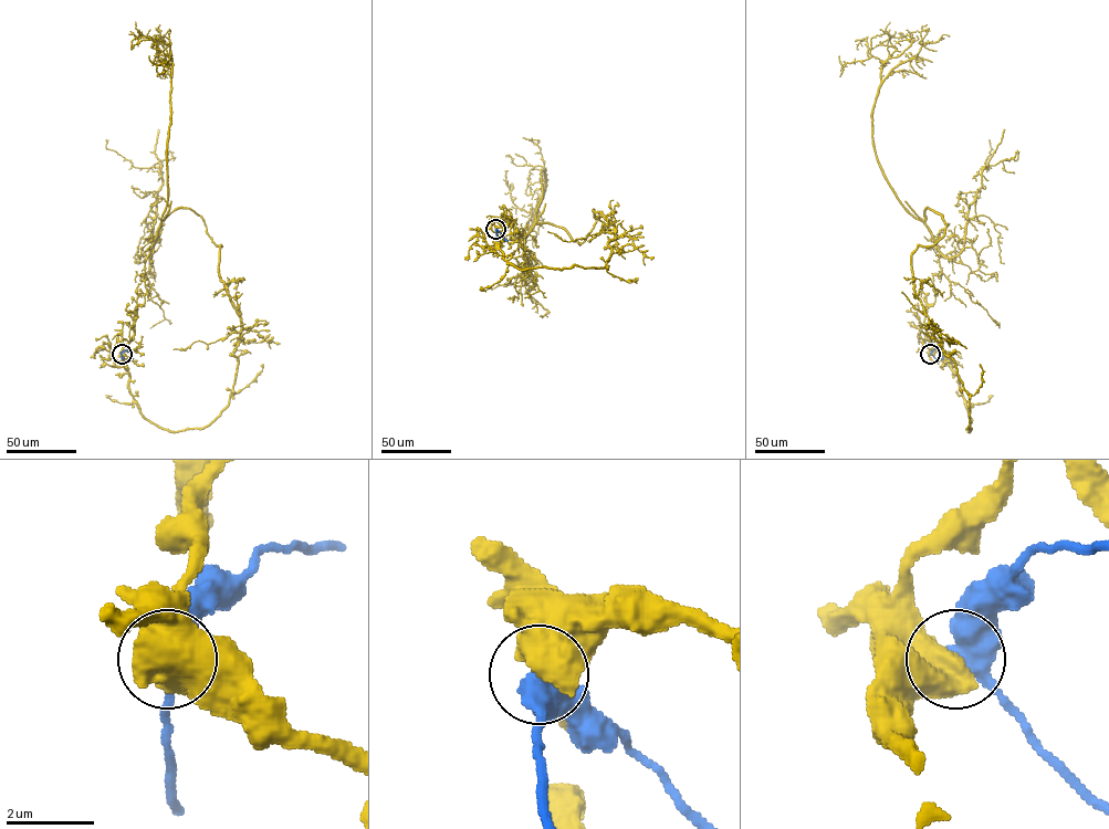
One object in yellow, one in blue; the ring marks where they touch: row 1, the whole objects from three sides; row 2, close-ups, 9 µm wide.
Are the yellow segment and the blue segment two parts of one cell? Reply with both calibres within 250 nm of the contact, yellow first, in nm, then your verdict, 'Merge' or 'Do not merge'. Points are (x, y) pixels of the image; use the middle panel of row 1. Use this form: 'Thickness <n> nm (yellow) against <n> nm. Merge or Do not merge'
Thickness 850 nm (yellow) against 500 nm. Do not merge

